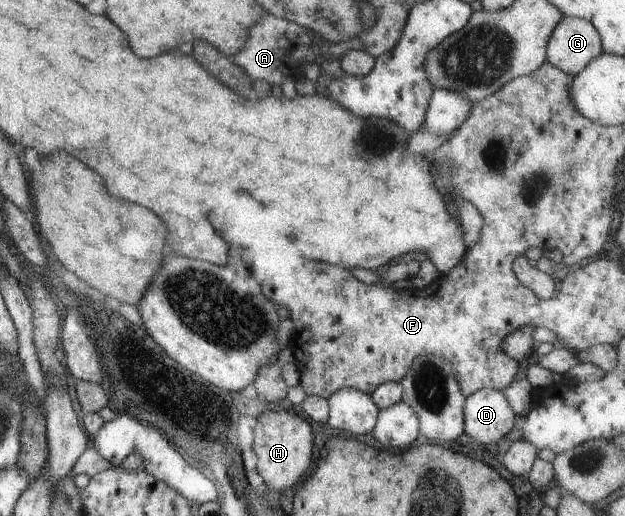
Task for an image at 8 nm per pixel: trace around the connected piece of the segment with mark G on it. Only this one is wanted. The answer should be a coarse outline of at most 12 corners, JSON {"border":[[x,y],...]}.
{"border":[[563,16],[546,61],[574,76],[602,52],[598,31]]}

